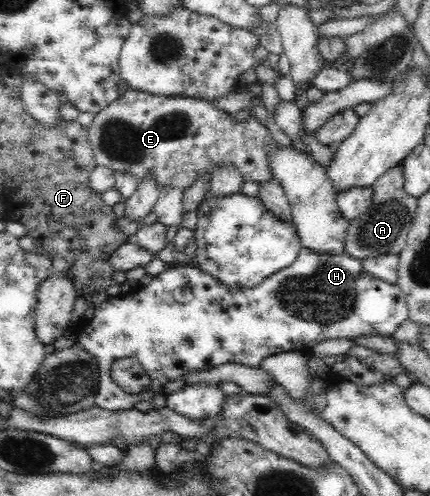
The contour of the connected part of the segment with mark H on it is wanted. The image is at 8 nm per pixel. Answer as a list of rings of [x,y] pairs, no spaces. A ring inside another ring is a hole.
[[[302,247],[296,260],[290,266],[282,268],[278,272],[268,276],[262,280],[260,284],[252,286],[252,288],[234,288],[231,290],[227,284],[219,282],[213,276],[204,272],[200,267],[178,266],[171,269],[164,270],[157,274],[148,284],[136,286],[132,291],[121,294],[117,297],[111,297],[109,301],[99,304],[95,307],[93,316],[90,320],[86,320],[78,330],[77,344],[85,348],[99,364],[99,387],[96,396],[96,407],[108,411],[122,411],[133,409],[135,405],[142,401],[154,401],[158,393],[162,391],[162,386],[165,382],[176,380],[180,376],[185,375],[186,372],[202,371],[204,368],[214,368],[226,362],[241,364],[247,367],[258,368],[261,362],[269,356],[281,352],[305,352],[311,351],[320,342],[326,342],[333,338],[344,338],[346,340],[354,340],[360,337],[367,337],[368,335],[380,335],[381,337],[392,336],[398,326],[404,324],[409,319],[409,312],[407,309],[406,297],[402,289],[396,284],[390,284],[386,280],[378,279],[368,274],[362,266],[361,261],[356,260],[354,257],[343,254],[317,254],[307,247]],[[125,357],[133,357],[139,360],[143,370],[149,376],[150,385],[146,391],[139,393],[125,394],[118,389],[117,384],[112,380],[110,368],[115,360]]]

